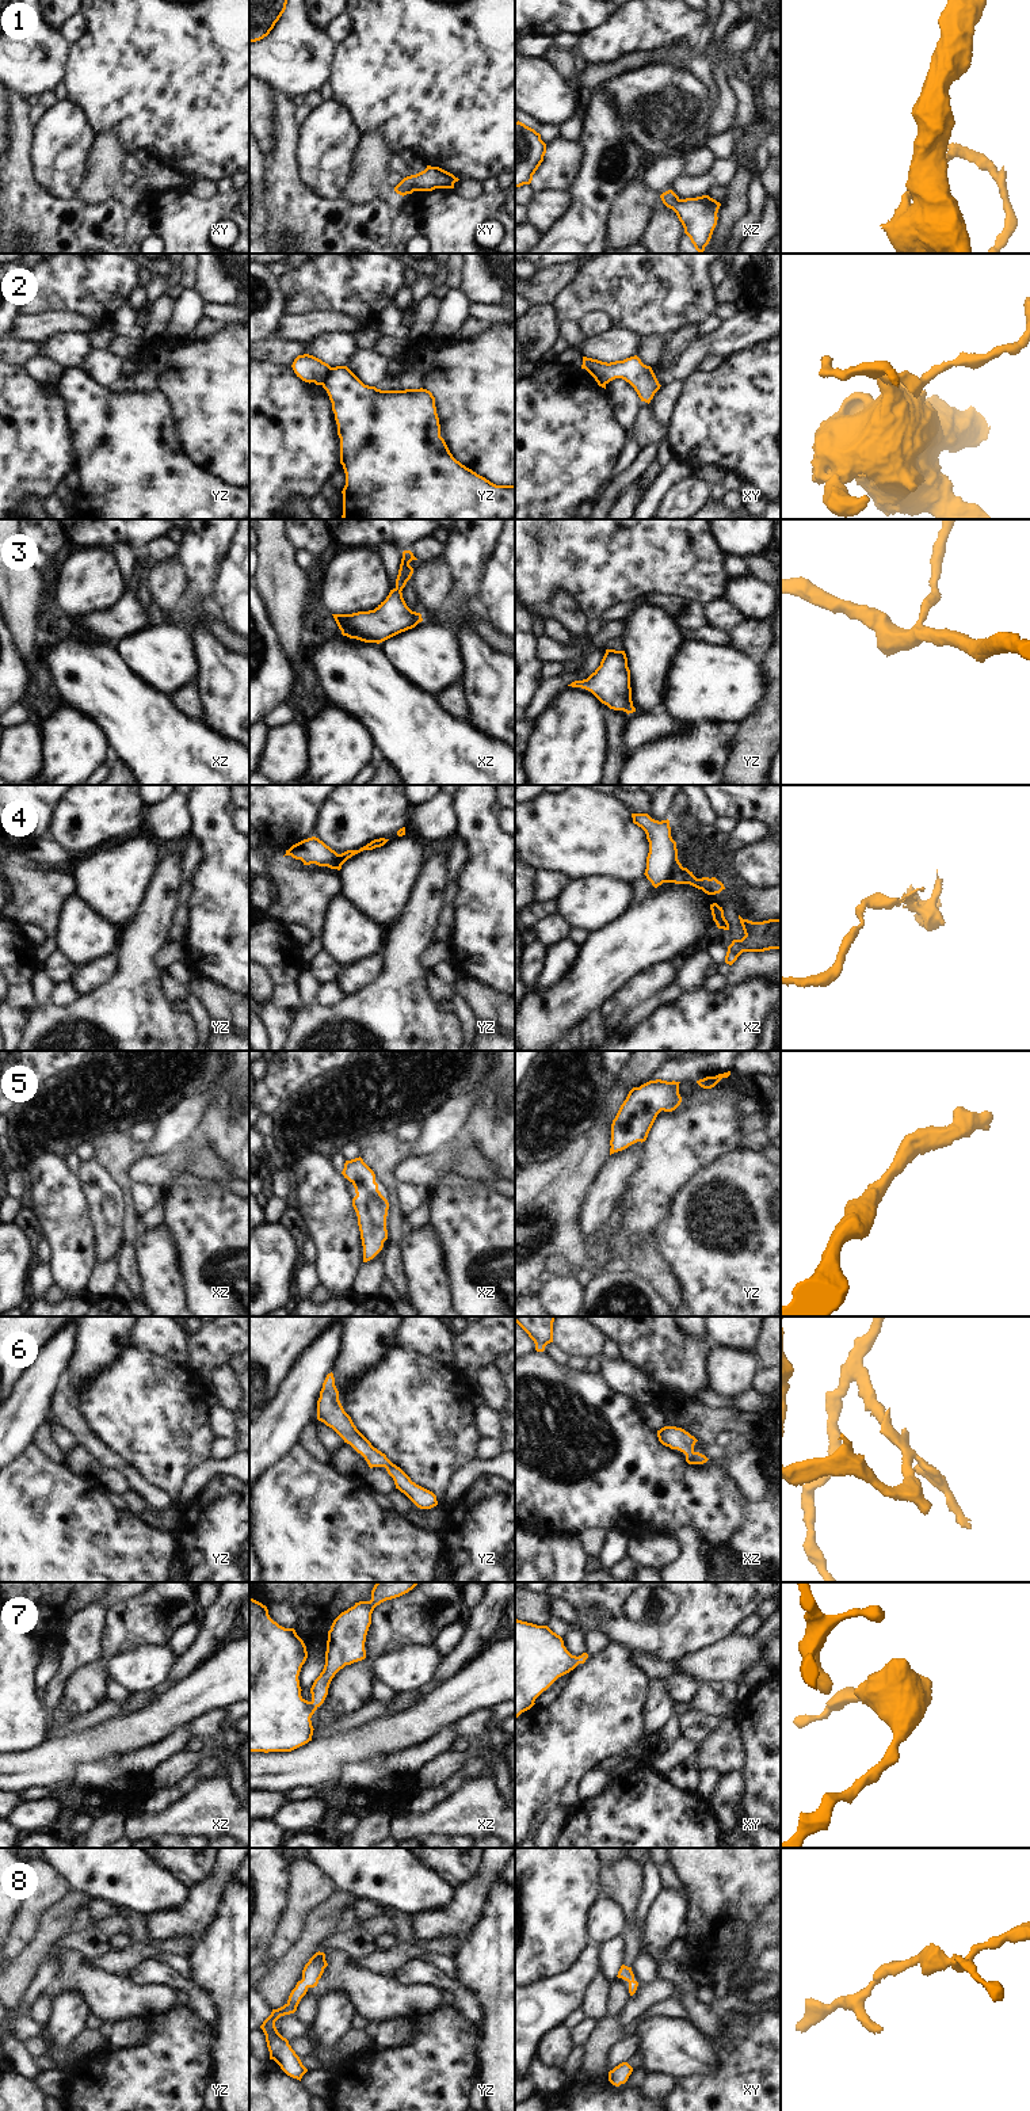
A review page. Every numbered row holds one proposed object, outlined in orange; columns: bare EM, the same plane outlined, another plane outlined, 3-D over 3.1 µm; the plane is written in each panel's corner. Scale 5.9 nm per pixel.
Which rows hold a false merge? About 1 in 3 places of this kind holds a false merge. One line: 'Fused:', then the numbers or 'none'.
Fused: 2, 4

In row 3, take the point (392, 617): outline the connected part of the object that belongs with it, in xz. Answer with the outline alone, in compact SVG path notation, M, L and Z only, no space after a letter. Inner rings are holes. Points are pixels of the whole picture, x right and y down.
M411 550L403 552L396 587L374 610L352 614L332 614L343 636L365 643L382 643L401 632L415 628L423 621L421 614L412 611L404 598L403 588L413 574L409 565L417 560Z

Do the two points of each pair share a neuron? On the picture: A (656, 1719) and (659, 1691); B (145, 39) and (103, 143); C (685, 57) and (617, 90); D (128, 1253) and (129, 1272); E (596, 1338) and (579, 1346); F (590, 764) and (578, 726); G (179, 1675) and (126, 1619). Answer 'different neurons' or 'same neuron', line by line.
A: same neuron
B: different neurons
C: different neurons
D: same neuron
E: same neuron
F: same neuron
G: different neurons

